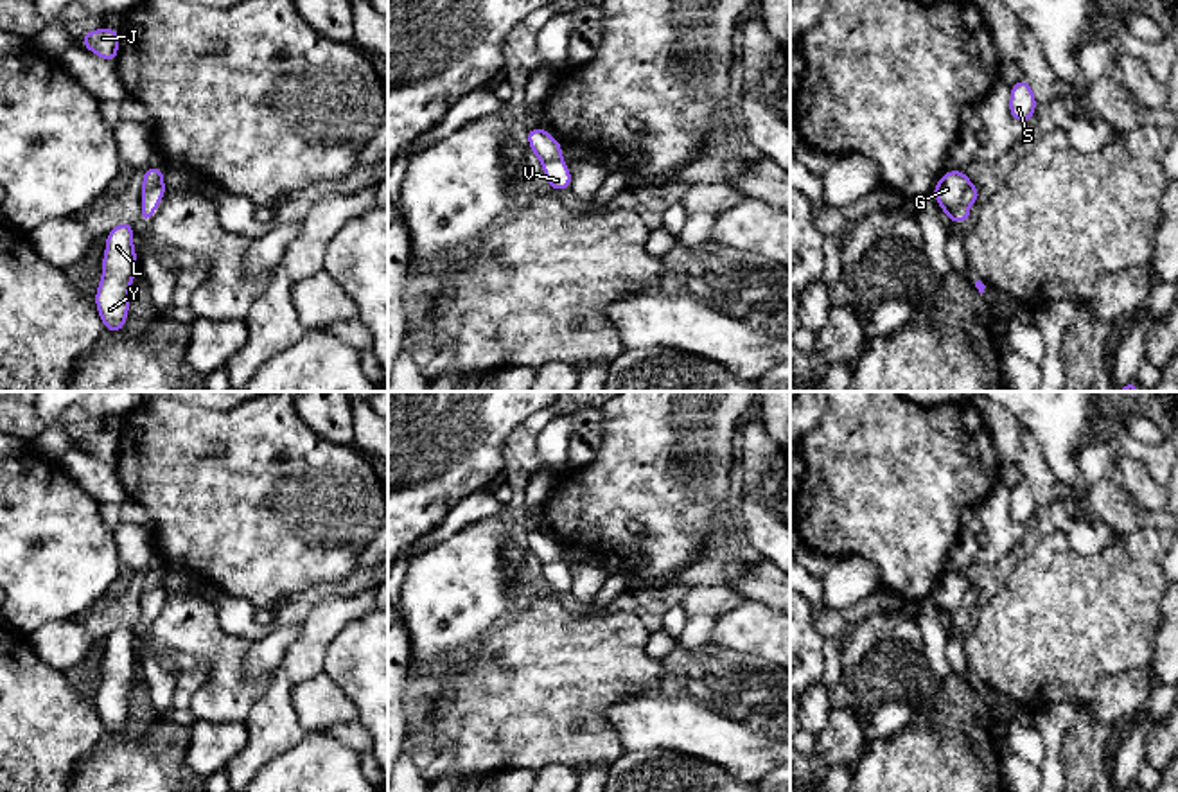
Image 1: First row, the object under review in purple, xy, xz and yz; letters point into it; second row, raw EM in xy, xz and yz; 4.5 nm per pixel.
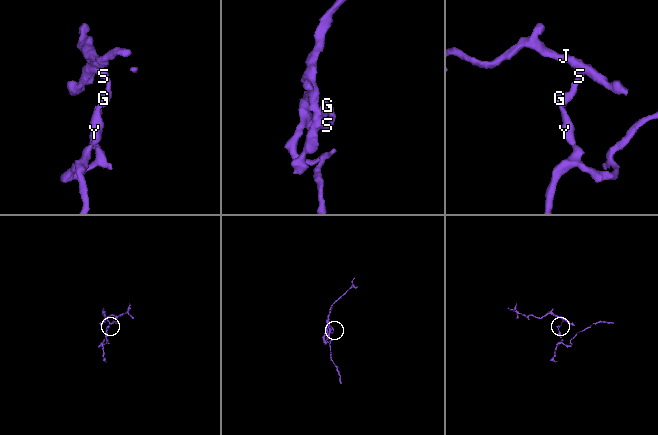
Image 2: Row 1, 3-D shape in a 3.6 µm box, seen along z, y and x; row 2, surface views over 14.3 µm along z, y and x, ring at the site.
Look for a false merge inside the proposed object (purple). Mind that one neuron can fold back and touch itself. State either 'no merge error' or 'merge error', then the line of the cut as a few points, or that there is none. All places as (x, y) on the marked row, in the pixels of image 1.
merge error | xy (162, 182), (142, 193)

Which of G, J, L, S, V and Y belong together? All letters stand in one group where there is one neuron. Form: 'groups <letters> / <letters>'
groups G L Y / J S V

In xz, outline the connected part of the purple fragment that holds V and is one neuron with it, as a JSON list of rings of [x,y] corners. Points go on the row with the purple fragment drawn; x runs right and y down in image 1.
[[[562,160],[542,163],[542,172],[553,190],[571,189],[571,169]]]

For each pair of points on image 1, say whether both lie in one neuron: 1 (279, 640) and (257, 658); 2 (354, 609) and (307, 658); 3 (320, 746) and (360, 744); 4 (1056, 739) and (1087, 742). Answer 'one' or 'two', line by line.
1: one
2: one
3: two
4: two

